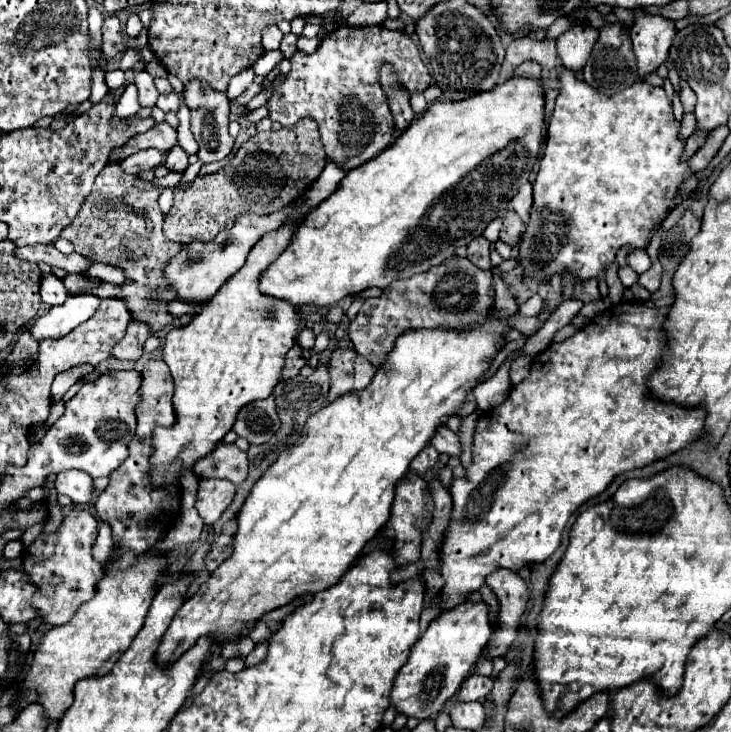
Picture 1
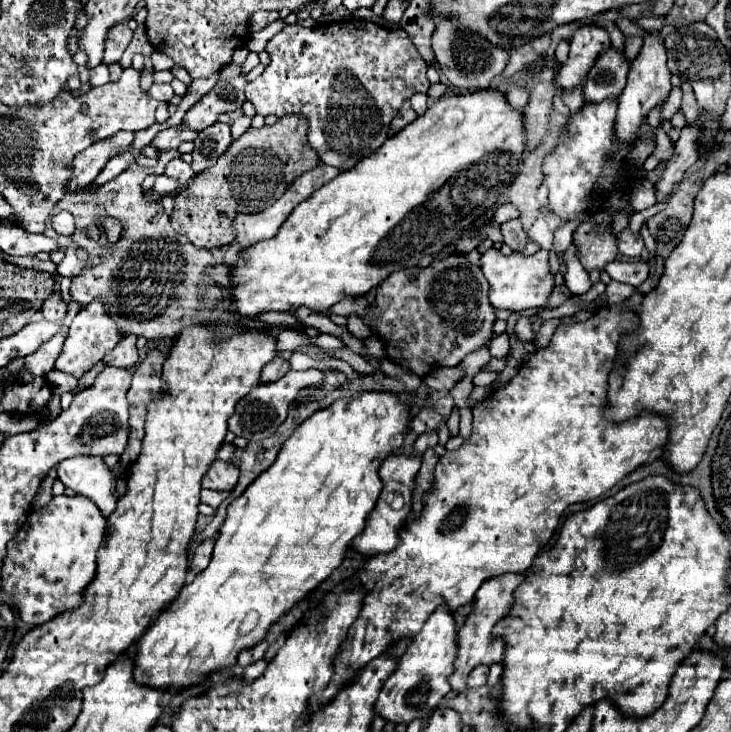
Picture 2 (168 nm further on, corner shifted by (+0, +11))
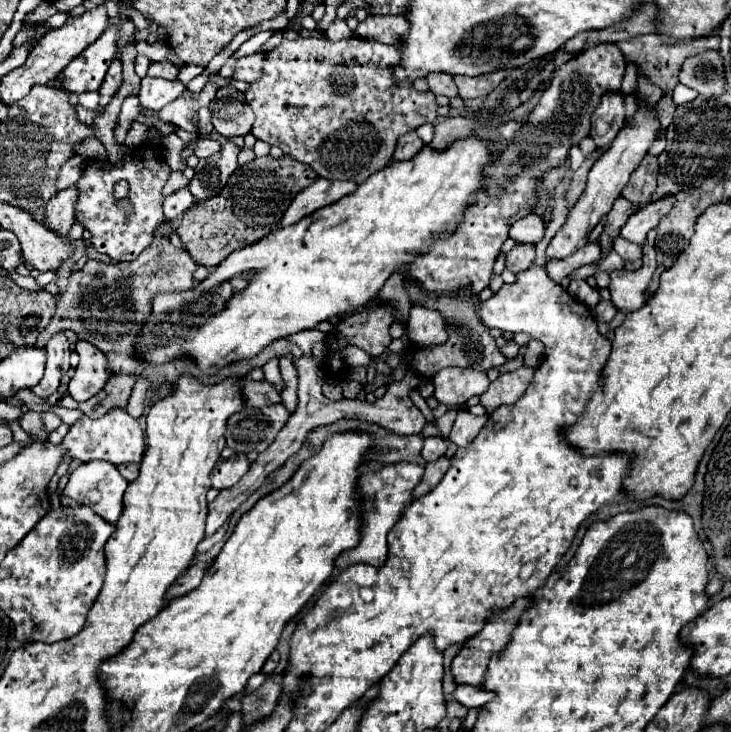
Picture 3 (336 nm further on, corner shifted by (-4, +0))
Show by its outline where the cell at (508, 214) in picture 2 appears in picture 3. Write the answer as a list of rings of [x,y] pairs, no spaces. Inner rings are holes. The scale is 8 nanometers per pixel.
[[[526,215],[524,219],[516,221],[510,227],[510,237],[518,243],[532,243],[536,245],[544,237],[544,221],[538,215]]]

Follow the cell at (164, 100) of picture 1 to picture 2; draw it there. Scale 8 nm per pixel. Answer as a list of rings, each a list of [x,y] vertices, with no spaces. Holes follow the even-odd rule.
[[[152,84],[150,90],[148,90],[148,94],[152,98],[156,98],[158,102],[170,102],[170,98],[174,96],[174,90],[172,90],[170,84]]]

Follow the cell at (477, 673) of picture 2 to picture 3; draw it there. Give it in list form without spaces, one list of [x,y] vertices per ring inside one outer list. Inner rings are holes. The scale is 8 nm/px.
[[[458,685],[454,691],[454,699],[472,709],[472,707],[484,707],[490,699],[494,699],[494,693],[484,691],[482,687],[472,687],[472,685]]]

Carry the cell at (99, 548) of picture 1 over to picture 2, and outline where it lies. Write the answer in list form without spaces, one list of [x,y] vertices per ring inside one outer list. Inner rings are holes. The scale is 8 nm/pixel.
[[[74,456],[62,460],[58,464],[58,478],[66,488],[72,488],[76,494],[90,498],[102,512],[102,516],[110,516],[116,508],[114,498],[114,482],[116,478],[104,466],[98,456]]]

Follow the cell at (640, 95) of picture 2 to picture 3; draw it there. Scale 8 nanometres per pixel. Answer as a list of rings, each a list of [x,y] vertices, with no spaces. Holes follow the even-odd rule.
[[[638,107],[634,121],[628,123],[626,127],[622,127],[618,137],[612,141],[610,149],[606,149],[602,153],[602,157],[594,163],[594,167],[588,175],[588,185],[586,185],[582,197],[578,199],[574,209],[568,213],[566,223],[562,225],[562,229],[554,235],[554,239],[548,245],[546,253],[548,253],[550,259],[566,259],[570,253],[582,249],[588,243],[590,231],[602,221],[602,217],[606,217],[610,213],[614,201],[620,197],[620,191],[626,187],[632,171],[640,165],[640,161],[648,153],[650,145],[654,143],[656,131],[658,131],[658,119],[654,115],[654,107],[652,109]]]

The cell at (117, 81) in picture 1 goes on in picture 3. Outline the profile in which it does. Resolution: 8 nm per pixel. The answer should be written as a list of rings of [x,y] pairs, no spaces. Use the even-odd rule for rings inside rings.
[[[94,91],[94,93],[82,93],[80,97],[78,97],[78,103],[84,107],[84,109],[88,109],[88,111],[96,111],[98,109],[98,93]]]

